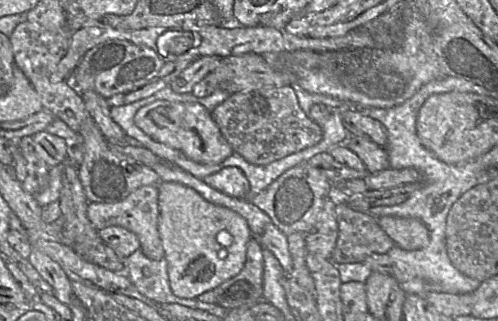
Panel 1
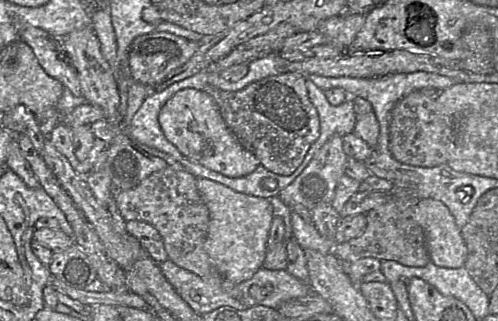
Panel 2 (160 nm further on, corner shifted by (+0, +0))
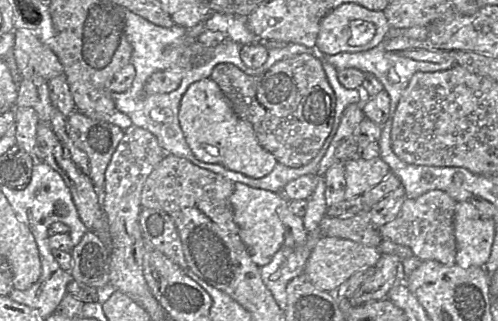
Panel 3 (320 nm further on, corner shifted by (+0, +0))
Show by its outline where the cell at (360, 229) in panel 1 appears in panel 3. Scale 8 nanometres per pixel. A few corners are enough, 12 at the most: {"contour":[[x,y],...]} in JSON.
{"contour":[[439,190],[406,198],[382,239],[453,266],[456,204]]}

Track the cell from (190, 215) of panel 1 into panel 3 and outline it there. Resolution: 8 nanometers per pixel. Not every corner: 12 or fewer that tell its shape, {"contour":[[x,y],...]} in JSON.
{"contour":[[241,183],[233,220],[252,261],[283,247],[280,193]]}

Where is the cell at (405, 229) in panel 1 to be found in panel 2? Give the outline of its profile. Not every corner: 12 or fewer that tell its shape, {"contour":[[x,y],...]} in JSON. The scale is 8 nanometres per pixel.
{"contour":[[422,199],[409,218],[431,263],[464,268],[467,247],[442,202]]}

